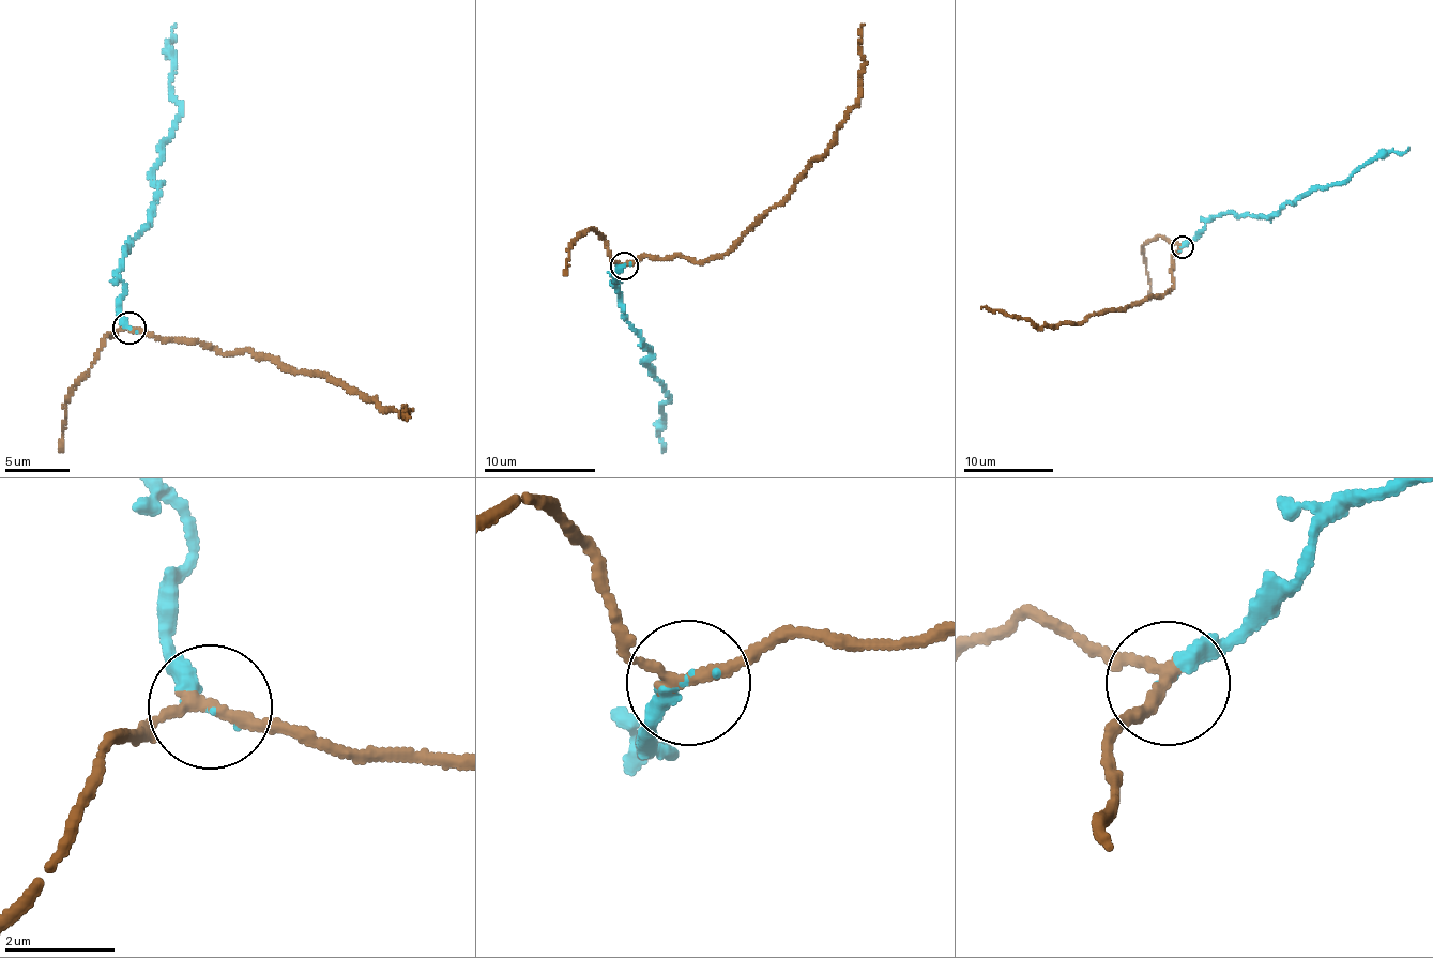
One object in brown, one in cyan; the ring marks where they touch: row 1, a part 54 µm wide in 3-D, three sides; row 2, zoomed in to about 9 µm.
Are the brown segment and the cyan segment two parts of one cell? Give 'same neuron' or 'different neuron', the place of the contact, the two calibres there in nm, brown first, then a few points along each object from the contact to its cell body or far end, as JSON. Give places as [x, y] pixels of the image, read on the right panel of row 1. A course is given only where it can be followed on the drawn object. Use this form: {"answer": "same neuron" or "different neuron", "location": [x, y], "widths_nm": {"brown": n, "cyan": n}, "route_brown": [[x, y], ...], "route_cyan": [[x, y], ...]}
{"answer": "same neuron", "location": [1182, 247], "widths_nm": {"brown": 220, "cyan": 240}, "route_brown": [[1183, 247], [1172, 259], [1174, 284], [1170, 293], [1123, 310], [1040, 327], [1000, 309], [981, 308]], "route_cyan": [[1183, 247], [1216, 215], [1270, 216], [1313, 189], [1343, 183], [1366, 164], [1390, 151], [1404, 152], [1408, 147]]}

